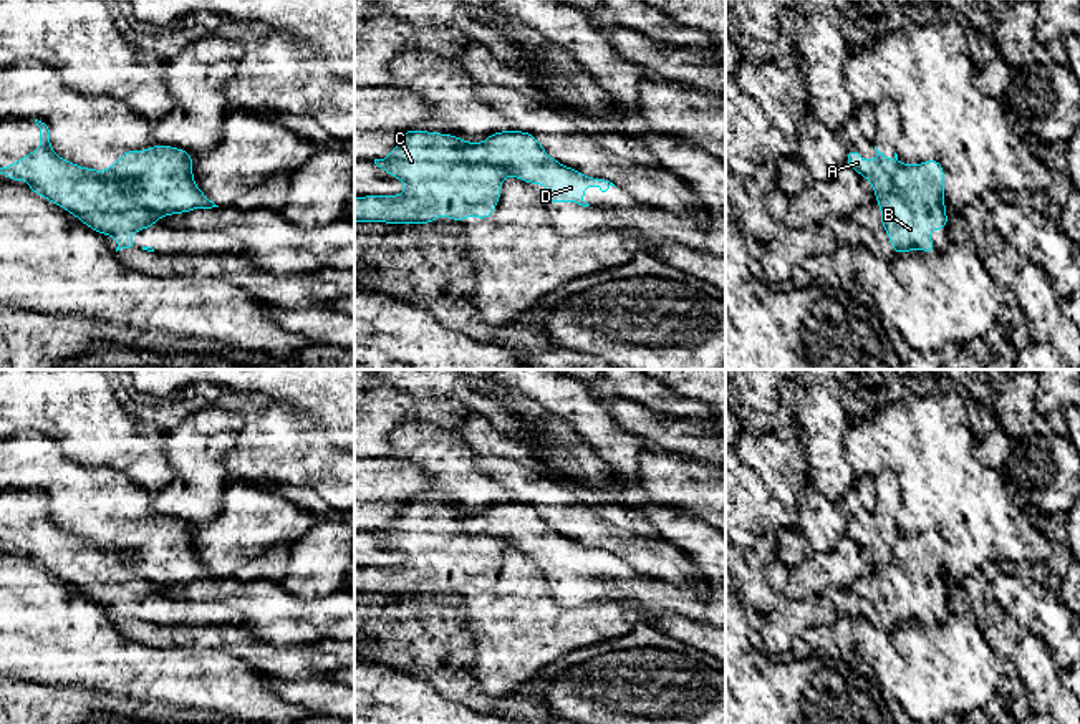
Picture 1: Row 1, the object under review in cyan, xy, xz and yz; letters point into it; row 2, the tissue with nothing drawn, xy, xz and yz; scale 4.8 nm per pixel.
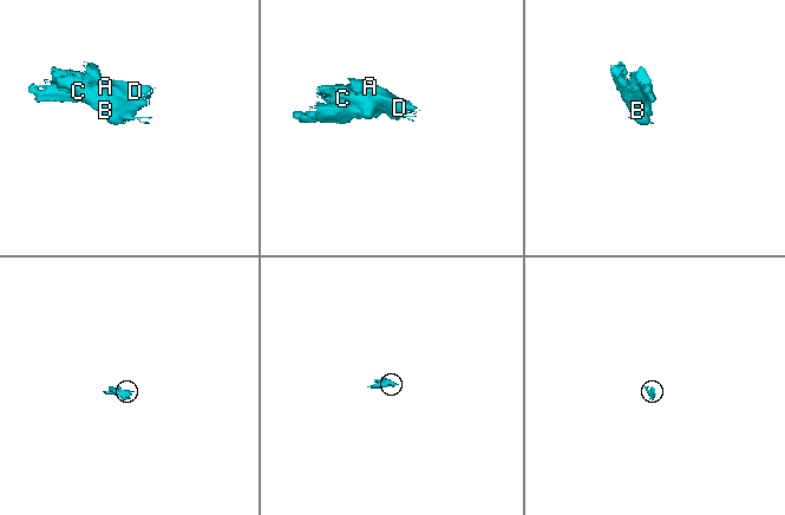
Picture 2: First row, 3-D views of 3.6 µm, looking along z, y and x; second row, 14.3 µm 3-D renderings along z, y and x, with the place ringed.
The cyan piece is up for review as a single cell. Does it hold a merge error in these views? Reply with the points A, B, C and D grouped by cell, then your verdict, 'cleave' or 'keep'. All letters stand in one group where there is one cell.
A D / B C | cleave

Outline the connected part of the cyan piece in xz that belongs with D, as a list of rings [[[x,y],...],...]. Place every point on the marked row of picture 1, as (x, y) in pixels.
[[[518,129],[492,133],[484,142],[470,142],[464,157],[470,164],[502,167],[525,184],[543,184],[548,204],[573,202],[588,207],[583,200],[586,187],[596,186],[601,192],[616,187],[603,177],[586,177],[560,164],[545,152],[537,136]]]

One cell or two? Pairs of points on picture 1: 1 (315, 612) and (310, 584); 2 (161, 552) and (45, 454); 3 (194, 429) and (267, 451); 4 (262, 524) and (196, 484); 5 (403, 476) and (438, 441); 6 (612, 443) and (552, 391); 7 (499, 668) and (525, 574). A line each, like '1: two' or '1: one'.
1: two
2: one
3: two
4: two
5: two
6: one
7: one

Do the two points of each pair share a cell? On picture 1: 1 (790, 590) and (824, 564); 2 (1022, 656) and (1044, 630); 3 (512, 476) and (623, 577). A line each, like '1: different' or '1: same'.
1: same
2: different
3: different

